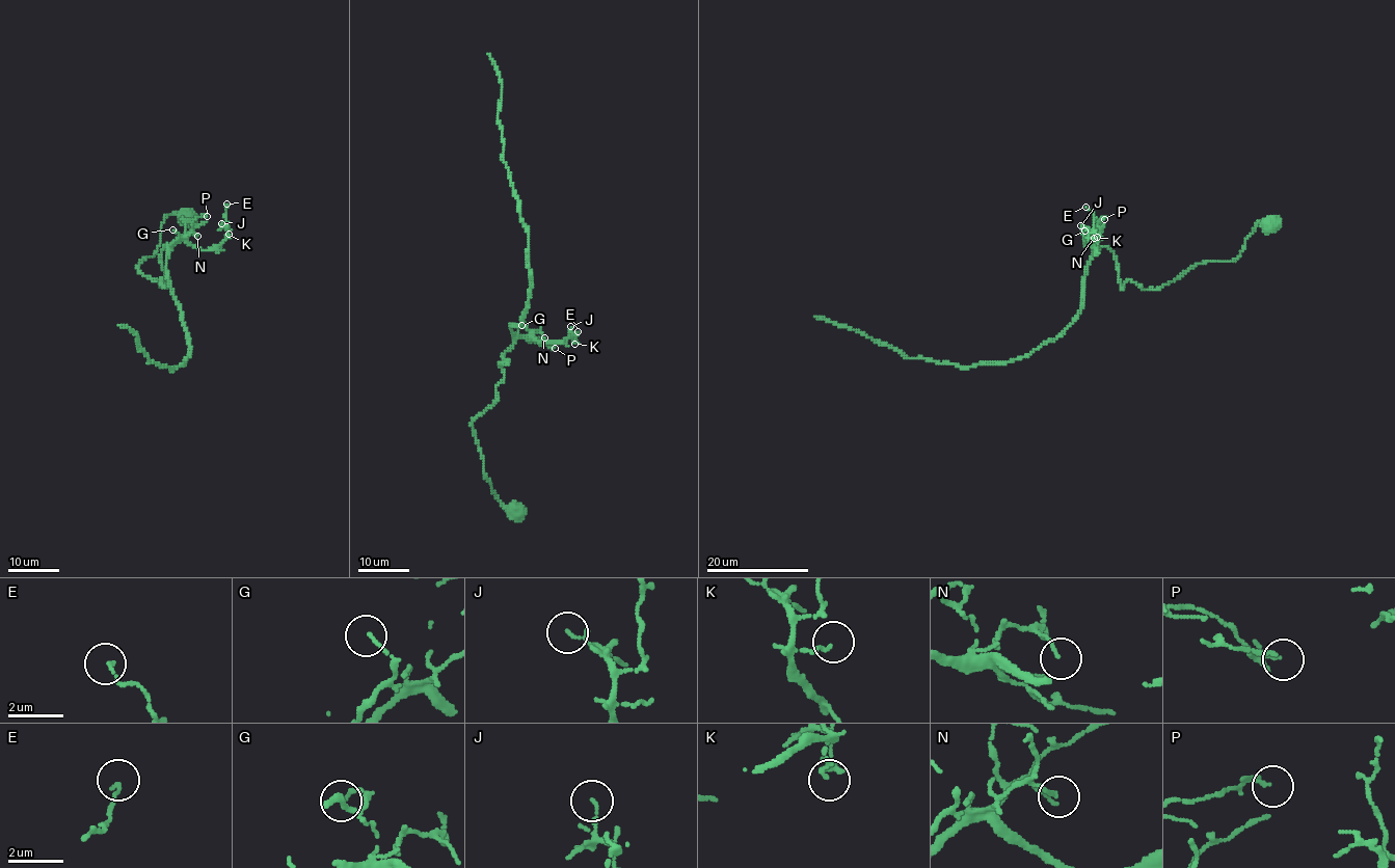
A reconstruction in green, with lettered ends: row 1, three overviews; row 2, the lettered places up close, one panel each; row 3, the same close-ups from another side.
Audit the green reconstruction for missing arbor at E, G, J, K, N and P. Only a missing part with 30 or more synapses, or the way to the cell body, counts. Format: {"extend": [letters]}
{"extend": []}

